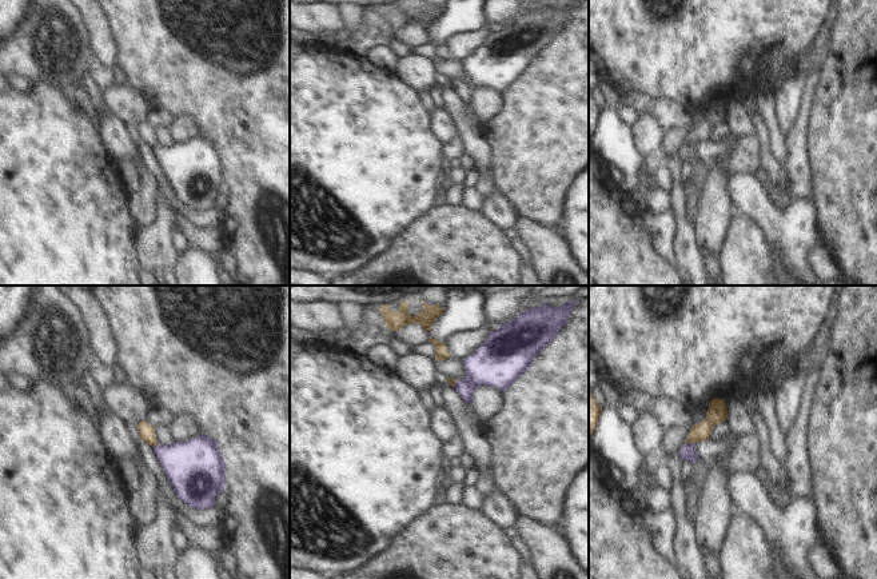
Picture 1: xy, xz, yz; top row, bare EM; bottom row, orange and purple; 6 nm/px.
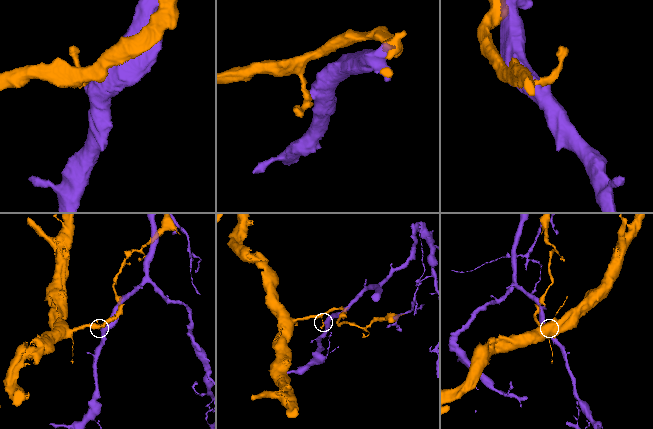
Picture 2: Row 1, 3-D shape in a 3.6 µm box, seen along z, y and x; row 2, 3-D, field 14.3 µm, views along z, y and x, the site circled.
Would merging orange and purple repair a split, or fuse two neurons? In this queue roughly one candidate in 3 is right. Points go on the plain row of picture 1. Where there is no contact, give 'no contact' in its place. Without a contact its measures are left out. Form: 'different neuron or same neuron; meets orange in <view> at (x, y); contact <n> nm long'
different neuron; meets orange in yz at (689, 143); contact 70 nm long

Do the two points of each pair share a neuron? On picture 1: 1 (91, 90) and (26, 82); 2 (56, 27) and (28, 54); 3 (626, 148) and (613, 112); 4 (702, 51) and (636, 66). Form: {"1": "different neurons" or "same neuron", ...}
{"1": "different neurons", "2": "same neuron", "3": "same neuron", "4": "same neuron"}

